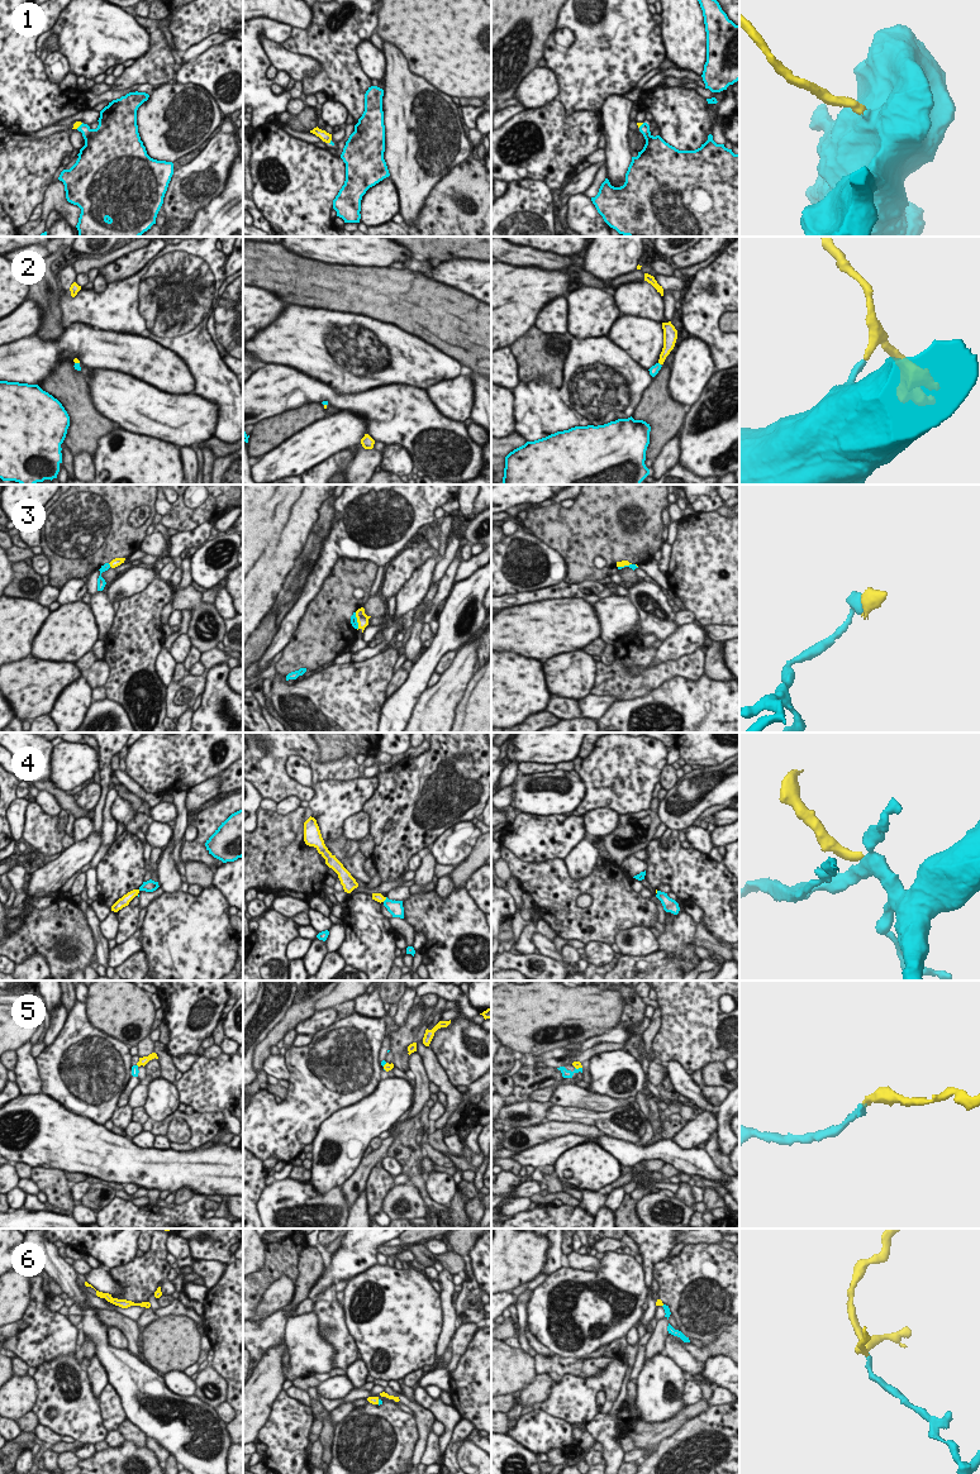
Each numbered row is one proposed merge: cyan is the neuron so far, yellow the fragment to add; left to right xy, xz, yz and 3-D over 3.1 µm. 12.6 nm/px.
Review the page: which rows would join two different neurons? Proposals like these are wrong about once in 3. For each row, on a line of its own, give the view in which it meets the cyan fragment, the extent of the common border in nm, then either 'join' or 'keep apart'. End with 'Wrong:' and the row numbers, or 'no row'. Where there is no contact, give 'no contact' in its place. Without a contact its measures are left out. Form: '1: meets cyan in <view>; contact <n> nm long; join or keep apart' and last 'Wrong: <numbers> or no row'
1: meets cyan in xy; contact 120 nm long; join
2: meets cyan in xy; contact 70 nm long; join
3: meets cyan in xz; contact 220 nm long; join
4: meets cyan in xz; contact 80 nm long; keep apart
5: meets cyan in yz; contact 100 nm long; join
6: meets cyan in xz; contact 70 nm long; join
Wrong: 4

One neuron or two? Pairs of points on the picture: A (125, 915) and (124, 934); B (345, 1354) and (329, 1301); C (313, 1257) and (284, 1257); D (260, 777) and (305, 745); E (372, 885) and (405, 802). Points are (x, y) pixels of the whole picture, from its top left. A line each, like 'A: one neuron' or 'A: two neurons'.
A: one neuron
B: one neuron
C: two neurons
D: one neuron
E: two neurons

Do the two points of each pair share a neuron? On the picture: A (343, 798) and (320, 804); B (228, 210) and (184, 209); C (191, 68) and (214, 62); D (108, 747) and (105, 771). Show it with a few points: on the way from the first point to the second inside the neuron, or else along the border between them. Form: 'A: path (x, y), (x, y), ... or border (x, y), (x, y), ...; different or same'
A: path (338, 800), (326, 804); same
B: border (222, 191), (200, 206), (190, 223); different
C: path (196, 68), (209, 67); same
D: path (105, 753), (105, 764); same

